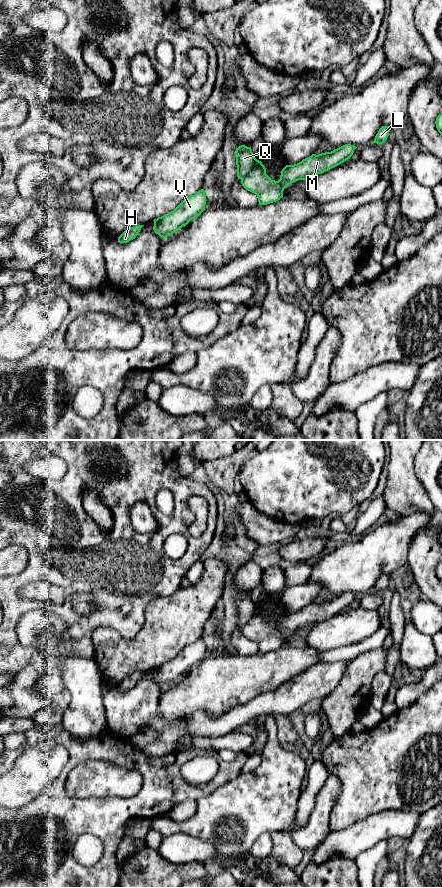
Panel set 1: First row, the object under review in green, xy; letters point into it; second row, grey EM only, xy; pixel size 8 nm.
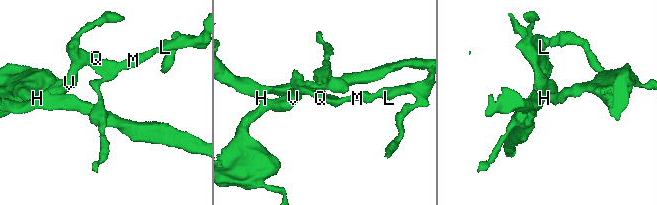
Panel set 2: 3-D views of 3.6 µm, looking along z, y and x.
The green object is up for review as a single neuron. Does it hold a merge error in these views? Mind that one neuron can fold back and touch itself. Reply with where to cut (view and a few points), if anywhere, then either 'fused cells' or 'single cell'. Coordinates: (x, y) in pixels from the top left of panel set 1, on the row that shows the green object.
cut xy (256, 159), (253, 167), (241, 179); fused cells

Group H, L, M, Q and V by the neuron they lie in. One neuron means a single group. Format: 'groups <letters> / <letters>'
groups H Q V / L M

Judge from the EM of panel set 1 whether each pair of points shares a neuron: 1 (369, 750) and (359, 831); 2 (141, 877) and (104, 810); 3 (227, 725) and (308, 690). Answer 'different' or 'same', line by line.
1: different
2: different
3: same

